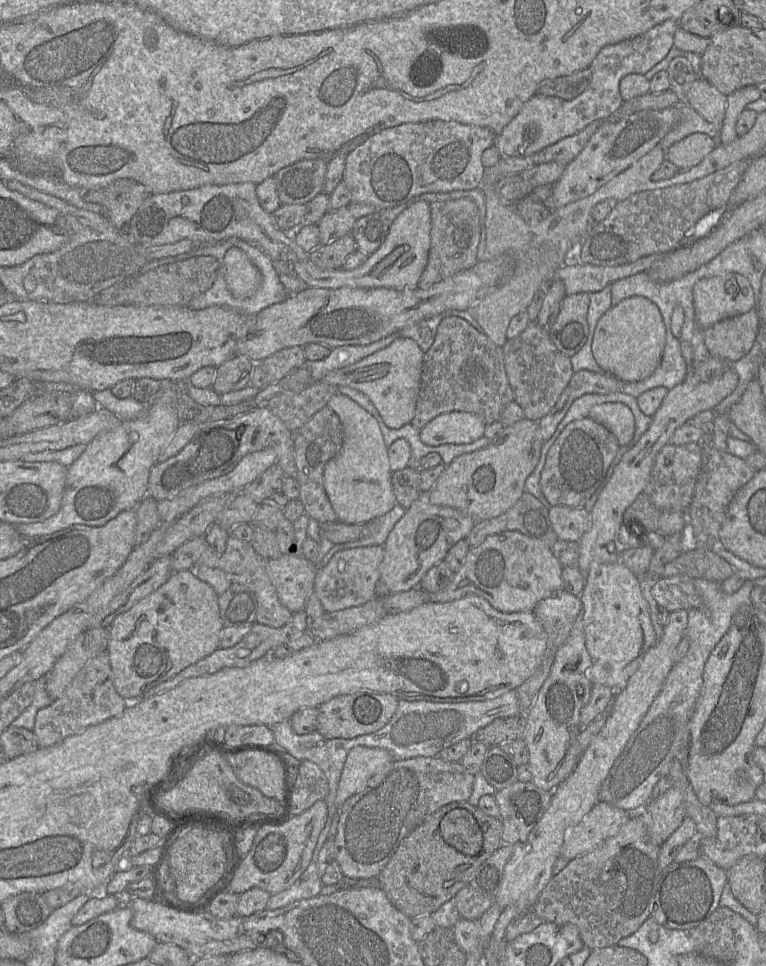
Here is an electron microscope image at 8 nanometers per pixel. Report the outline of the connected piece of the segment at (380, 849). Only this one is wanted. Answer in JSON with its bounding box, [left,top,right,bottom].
[334,757,474,878]

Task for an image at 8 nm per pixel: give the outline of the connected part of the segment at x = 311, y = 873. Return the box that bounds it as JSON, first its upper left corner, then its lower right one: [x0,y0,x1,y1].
[266,862,323,910]

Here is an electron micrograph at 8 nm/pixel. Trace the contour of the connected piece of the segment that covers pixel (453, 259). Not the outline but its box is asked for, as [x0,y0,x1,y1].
[418,198,480,289]

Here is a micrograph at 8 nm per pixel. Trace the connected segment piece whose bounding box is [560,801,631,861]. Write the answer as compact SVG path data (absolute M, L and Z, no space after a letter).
M607 802L598 803L566 833L560 857L572 860L600 846L615 836L631 818L629 812Z

